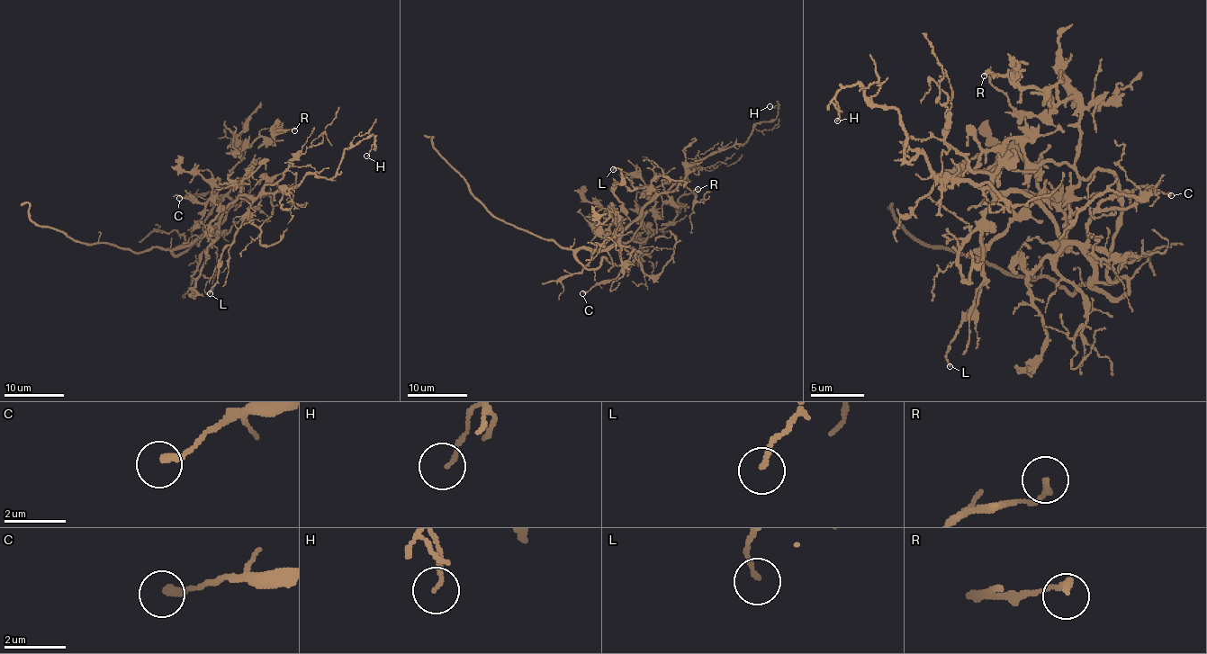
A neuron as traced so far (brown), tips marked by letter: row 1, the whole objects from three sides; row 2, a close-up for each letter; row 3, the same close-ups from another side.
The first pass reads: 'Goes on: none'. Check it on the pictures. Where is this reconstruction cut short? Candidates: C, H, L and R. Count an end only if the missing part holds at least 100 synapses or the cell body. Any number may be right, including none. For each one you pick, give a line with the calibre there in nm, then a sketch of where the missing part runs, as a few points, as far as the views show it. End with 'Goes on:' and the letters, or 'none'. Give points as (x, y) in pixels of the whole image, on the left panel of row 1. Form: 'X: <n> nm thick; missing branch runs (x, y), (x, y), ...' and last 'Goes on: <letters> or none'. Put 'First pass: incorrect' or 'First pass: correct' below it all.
Goes on: none
First pass: correct

